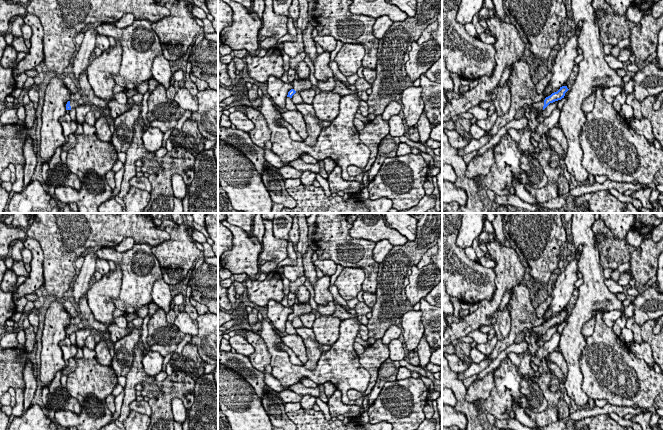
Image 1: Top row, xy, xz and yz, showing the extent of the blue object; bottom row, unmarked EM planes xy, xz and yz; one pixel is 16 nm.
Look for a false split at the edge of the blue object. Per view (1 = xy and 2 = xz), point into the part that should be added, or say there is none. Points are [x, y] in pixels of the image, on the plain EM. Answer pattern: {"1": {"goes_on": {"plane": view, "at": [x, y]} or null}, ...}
{"1": {"goes_on": {"plane": "xy", "at": [80, 326]}}, "2": {"goes_on": {"plane": "xz", "at": [298, 308]}}}

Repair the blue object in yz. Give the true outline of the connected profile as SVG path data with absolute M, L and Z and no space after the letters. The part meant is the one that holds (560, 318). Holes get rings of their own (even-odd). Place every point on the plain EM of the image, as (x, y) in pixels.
M567 310L560 311L557 316L554 316L550 320L546 321L544 325L534 327L532 330L532 336L536 339L540 334L544 334L550 327L561 324L564 322L565 317L568 314Z

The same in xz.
M299 301L294 303L294 305L292 306L293 308L293 312L288 316L287 321L292 322L292 320L296 317L296 316L300 316L302 314L306 314L306 313L310 313L312 310L312 307L310 305L309 302L307 303L300 303Z

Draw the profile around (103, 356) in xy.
M100 340L95 346L96 358L99 364L103 366L111 366L112 356L110 355L110 348L105 341Z

